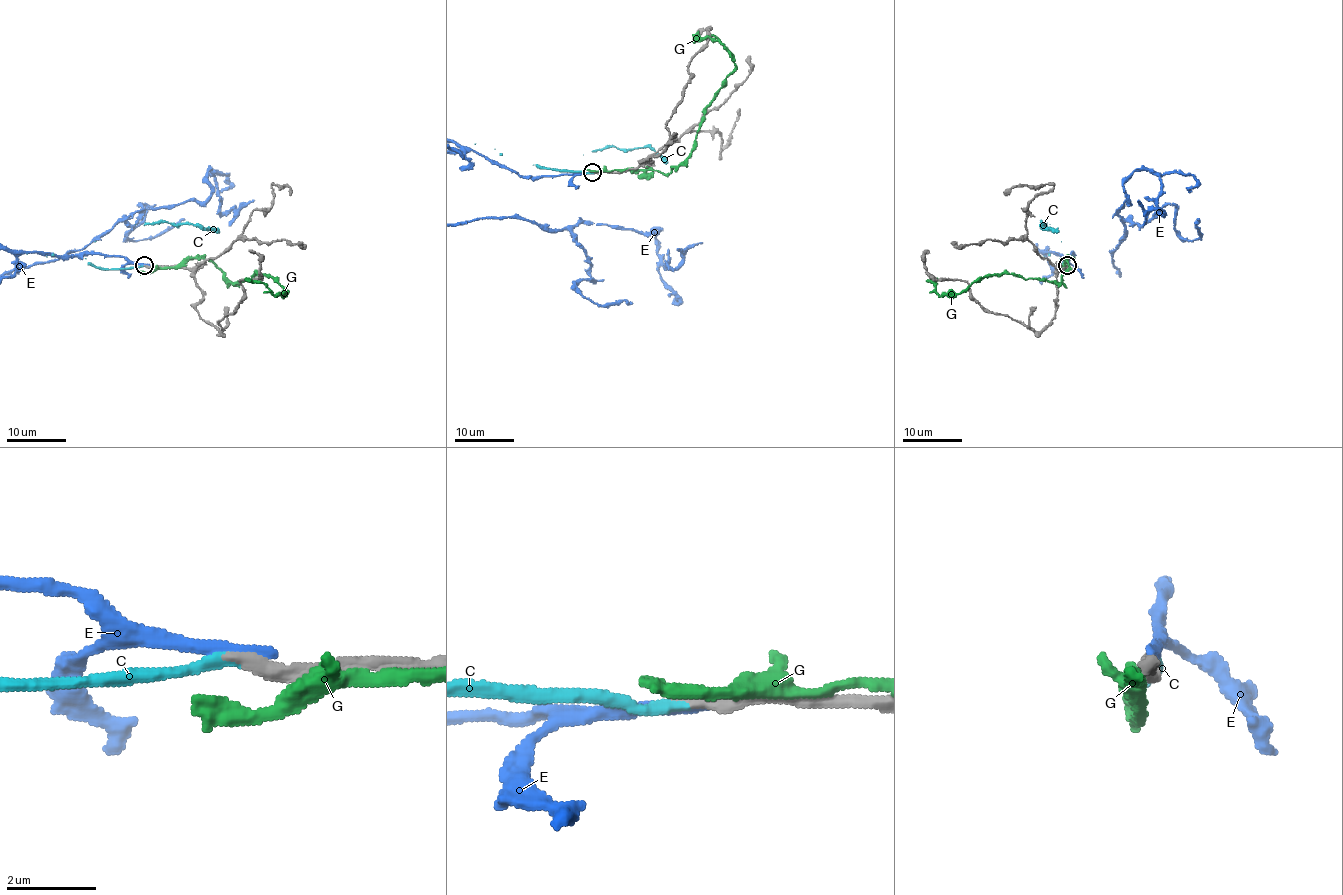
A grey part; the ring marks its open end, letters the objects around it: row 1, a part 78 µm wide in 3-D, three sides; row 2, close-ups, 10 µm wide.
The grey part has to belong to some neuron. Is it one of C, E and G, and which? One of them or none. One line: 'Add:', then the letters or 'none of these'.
Add: C

